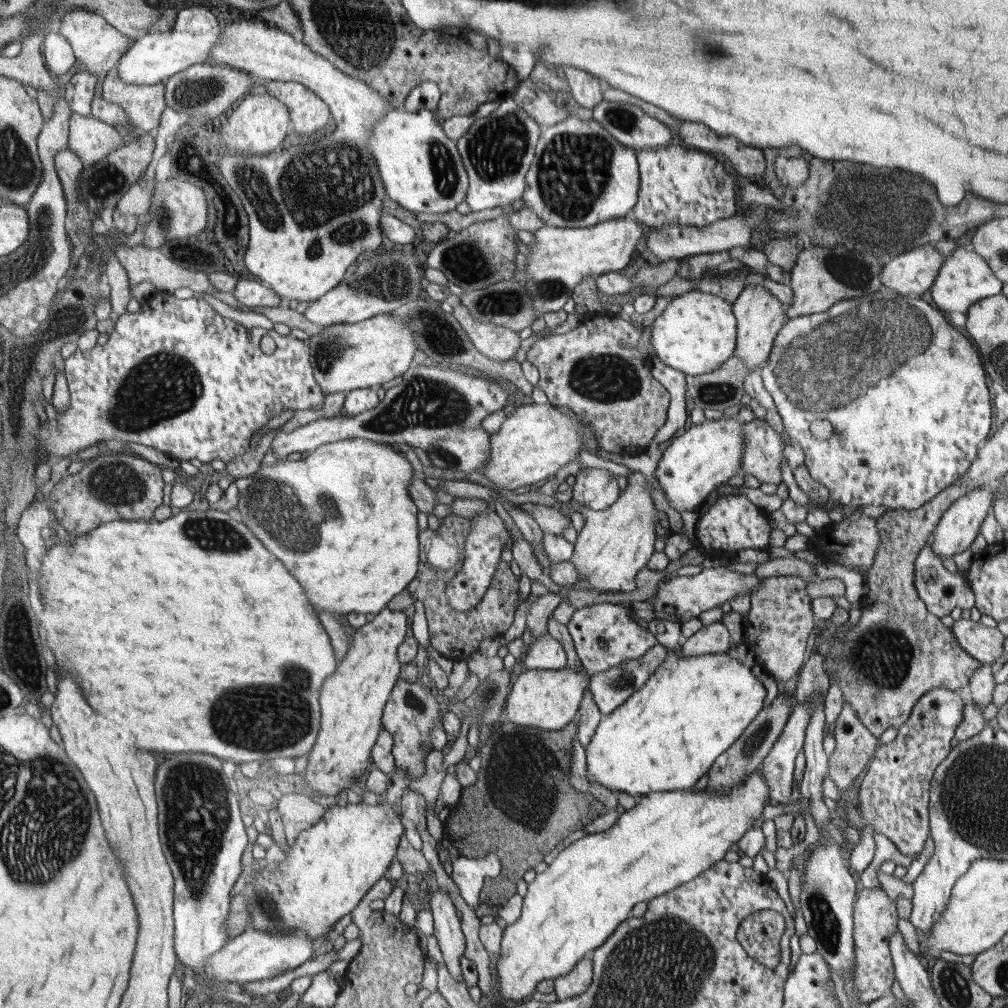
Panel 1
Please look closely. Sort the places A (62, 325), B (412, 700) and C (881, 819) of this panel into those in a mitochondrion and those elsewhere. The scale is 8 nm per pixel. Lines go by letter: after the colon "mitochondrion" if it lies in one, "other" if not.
A: mitochondrion
B: mitochondrion
C: other

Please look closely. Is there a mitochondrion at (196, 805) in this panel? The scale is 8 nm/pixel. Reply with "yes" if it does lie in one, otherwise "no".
yes

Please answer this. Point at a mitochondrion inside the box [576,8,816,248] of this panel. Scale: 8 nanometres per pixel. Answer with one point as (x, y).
(624, 119)

